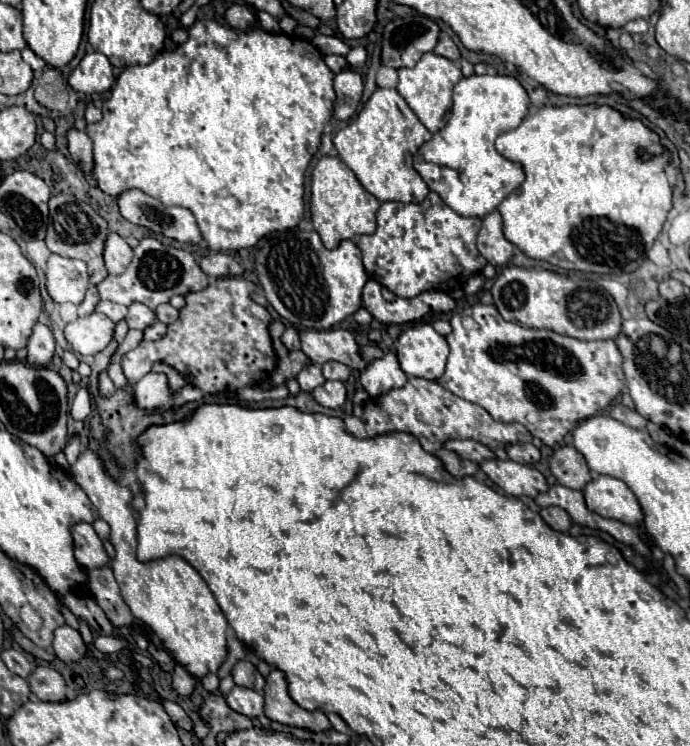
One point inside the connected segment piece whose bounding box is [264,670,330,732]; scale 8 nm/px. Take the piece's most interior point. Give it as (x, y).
(279, 707)

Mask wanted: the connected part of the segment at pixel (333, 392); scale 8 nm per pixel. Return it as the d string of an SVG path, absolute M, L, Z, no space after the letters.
M326 382L312 390L312 396L318 404L326 408L340 408L346 402L346 386L342 382Z

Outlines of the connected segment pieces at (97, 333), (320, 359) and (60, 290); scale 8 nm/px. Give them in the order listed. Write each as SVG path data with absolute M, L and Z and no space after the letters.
M100 312L78 318L64 328L66 340L78 354L96 354L108 346L114 334L114 322Z
M344 328L332 330L302 330L302 352L318 366L328 360L346 364L352 370L364 370L366 362L360 356L360 346L352 332Z
M52 254L46 268L46 290L54 302L80 304L88 288L88 272L82 260Z

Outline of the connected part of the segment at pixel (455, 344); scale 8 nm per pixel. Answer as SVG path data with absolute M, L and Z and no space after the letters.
M474 304L462 312L454 312L450 318L452 334L446 336L450 344L450 356L444 374L436 380L452 394L480 404L498 422L518 422L530 430L532 436L540 438L546 446L562 442L562 438L574 430L574 426L602 412L622 390L622 354L614 340L584 342L570 336L562 336L550 330L526 328L518 322L506 322L494 306Z

